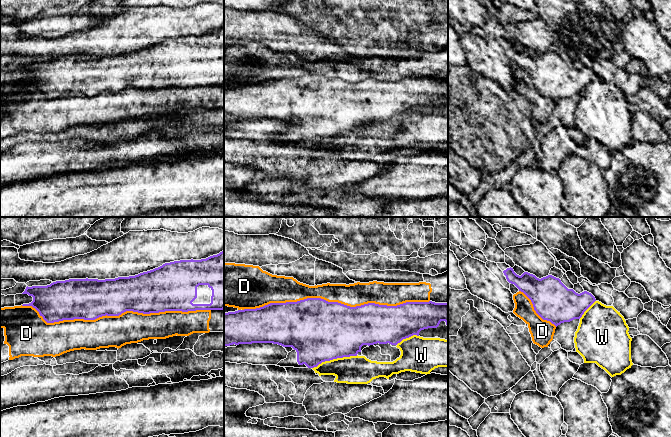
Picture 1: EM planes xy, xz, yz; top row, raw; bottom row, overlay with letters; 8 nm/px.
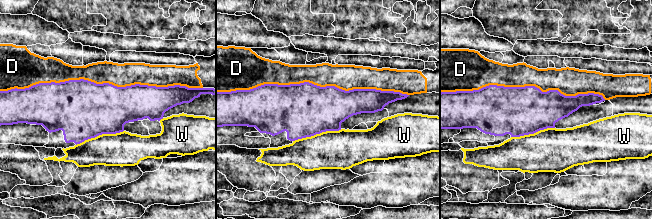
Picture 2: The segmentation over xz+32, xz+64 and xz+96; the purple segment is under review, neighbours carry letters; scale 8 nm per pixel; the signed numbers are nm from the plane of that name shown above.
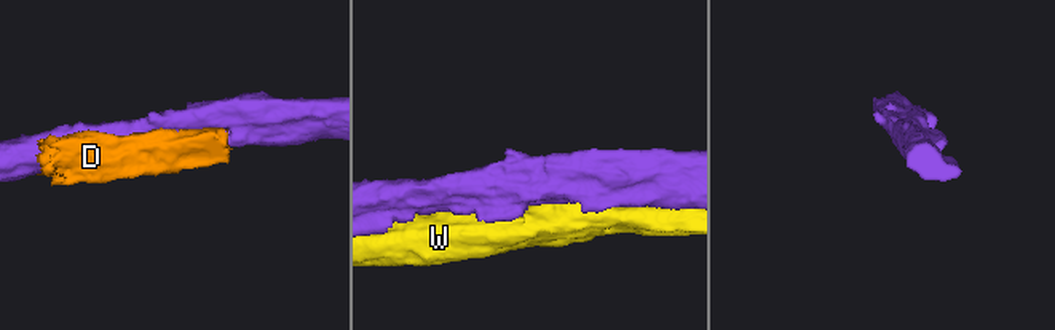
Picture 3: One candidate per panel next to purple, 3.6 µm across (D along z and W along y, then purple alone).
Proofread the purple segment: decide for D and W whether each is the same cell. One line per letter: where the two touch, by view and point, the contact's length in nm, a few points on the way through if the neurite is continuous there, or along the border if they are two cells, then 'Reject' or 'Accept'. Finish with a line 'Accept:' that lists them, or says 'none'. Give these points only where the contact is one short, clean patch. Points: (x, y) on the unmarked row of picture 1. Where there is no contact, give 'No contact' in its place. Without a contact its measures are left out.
D: Touches purple at xy (115, 91). Shared border 1500 nm. Reject
W: Touches purple at xz (334, 134). Shared border 380 nm. Reject
Accept: none

